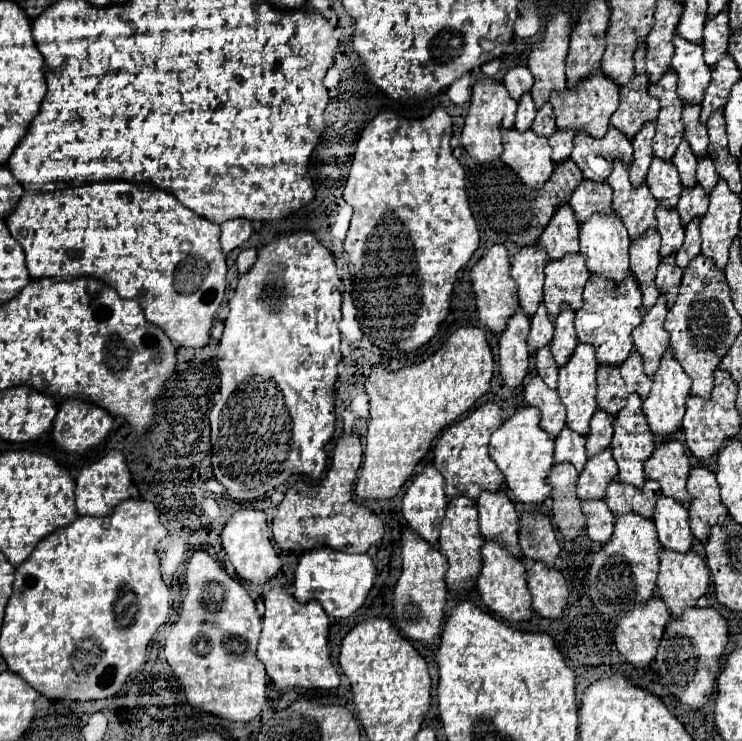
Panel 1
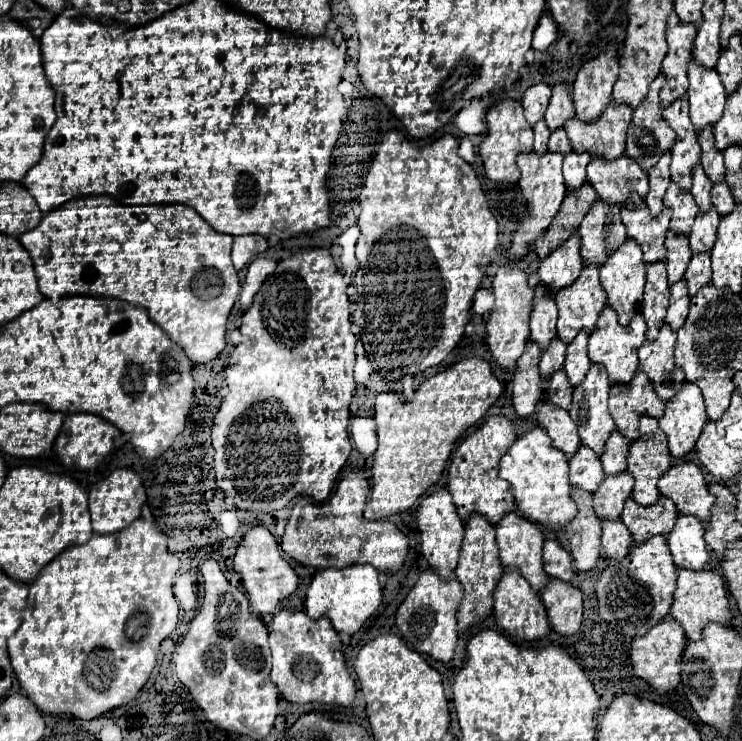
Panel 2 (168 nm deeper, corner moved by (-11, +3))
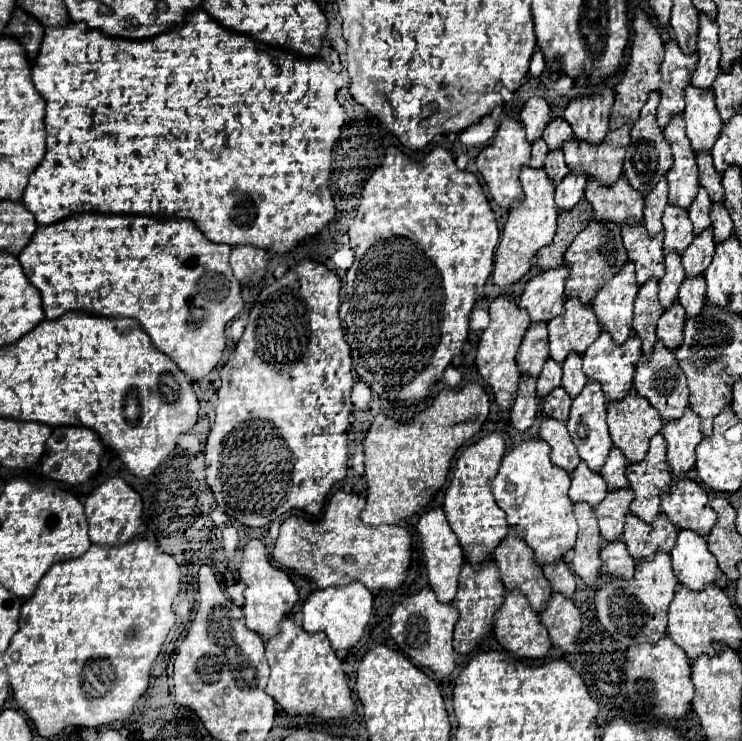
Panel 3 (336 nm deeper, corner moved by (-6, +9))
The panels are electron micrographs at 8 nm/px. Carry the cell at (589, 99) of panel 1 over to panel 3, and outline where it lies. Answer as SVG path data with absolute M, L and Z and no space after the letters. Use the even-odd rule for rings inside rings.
M623 124L621 128L607 132L599 144L589 144L579 138L567 140L563 152L569 170L593 176L601 184L613 184L623 172L623 156L631 142L629 130L631 126Z

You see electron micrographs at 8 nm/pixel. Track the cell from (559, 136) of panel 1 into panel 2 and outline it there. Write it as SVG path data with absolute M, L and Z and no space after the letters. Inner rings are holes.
M570 152L564 156L564 184L568 192L578 190L586 182L586 166L590 164L592 156Z

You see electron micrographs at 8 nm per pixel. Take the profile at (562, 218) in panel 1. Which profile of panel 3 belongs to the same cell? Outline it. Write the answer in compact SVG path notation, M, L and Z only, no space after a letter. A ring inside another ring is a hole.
M561 264L557 268L541 270L539 274L527 280L525 290L519 298L519 306L529 312L531 322L549 322L551 318L563 314L563 292L567 276L569 268L567 264Z

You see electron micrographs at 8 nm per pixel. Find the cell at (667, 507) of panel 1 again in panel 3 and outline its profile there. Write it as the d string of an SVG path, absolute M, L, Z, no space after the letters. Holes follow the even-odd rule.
M679 530L671 560L675 576L691 590L703 590L717 578L717 560L709 552L705 538L693 530Z

